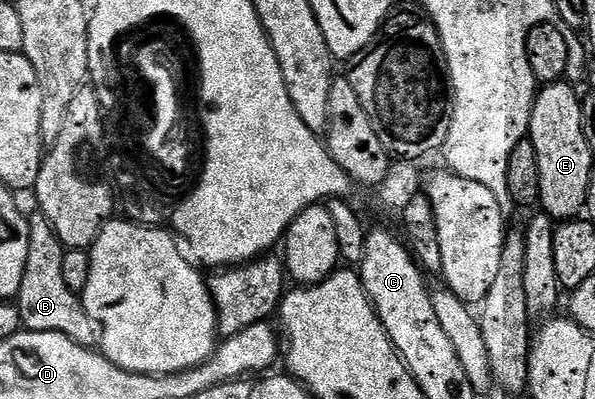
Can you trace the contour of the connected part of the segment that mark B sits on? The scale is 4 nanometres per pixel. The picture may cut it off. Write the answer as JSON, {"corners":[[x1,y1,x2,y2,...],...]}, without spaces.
{"corners":[[34,211,34,214,31,212,28,220,28,263,24,263,24,279,20,283,16,298,23,326,29,331,63,333,76,343,93,346,96,341,96,326,82,306,81,296,68,291,64,283,63,264,66,249,62,240,41,211]]}

